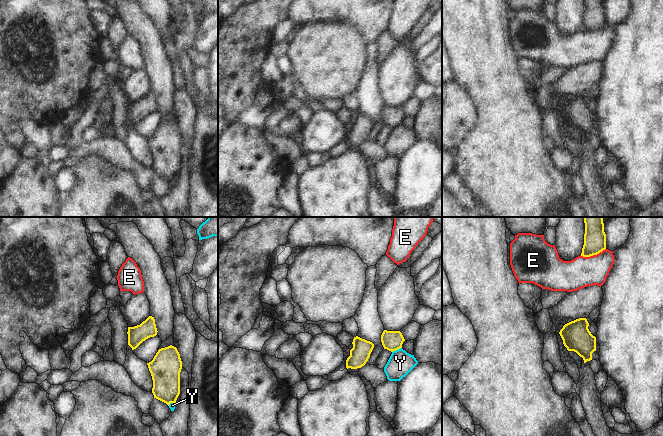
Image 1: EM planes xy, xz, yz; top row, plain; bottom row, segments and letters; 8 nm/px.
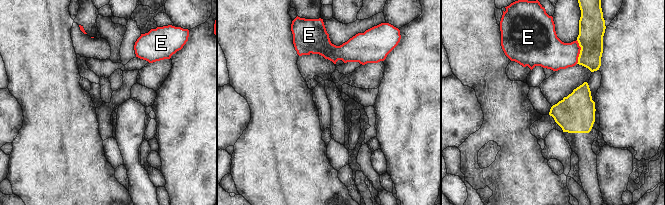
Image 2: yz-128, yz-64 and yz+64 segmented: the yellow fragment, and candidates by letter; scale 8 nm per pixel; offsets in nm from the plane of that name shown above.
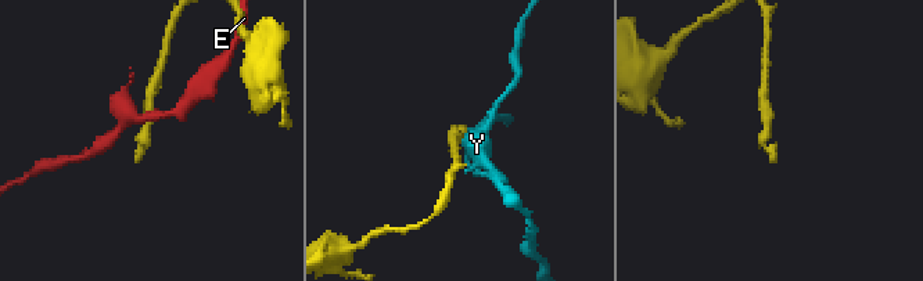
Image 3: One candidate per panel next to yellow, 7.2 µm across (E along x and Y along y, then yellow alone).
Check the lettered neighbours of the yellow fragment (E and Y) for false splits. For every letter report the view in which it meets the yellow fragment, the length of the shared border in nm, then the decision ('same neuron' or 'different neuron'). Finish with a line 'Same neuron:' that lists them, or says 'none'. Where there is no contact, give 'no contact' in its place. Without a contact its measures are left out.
E: yz | 220 nm | different neuron
Y: xz | 90 nm | different neuron
Same neuron: none

